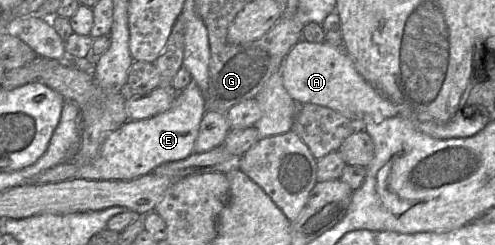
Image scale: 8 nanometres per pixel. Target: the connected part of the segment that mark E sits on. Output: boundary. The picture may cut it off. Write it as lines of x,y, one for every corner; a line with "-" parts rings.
192,80
179,91
173,107
163,113
143,120
128,120
105,139
99,155
90,163
67,162
43,170
25,185
43,185
73,179
133,180
151,173
157,166
180,161
194,153
201,120
206,112
205,99

